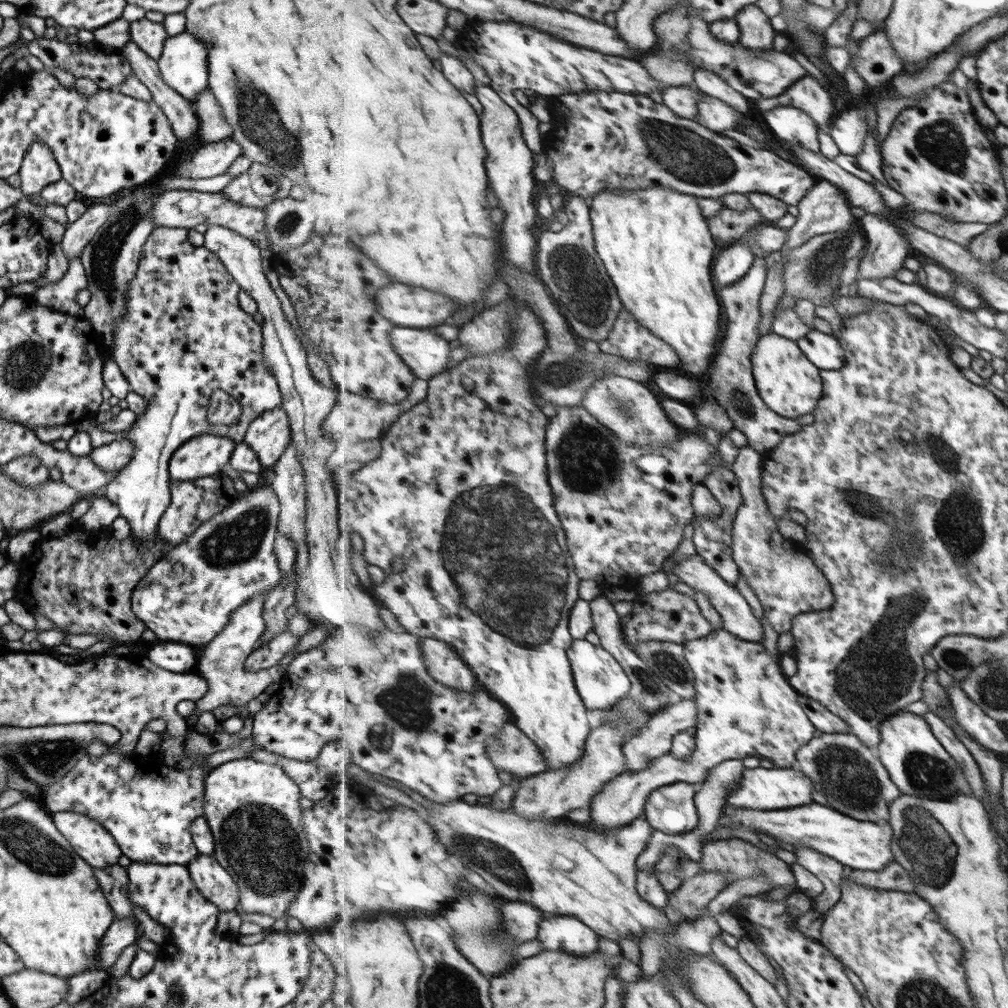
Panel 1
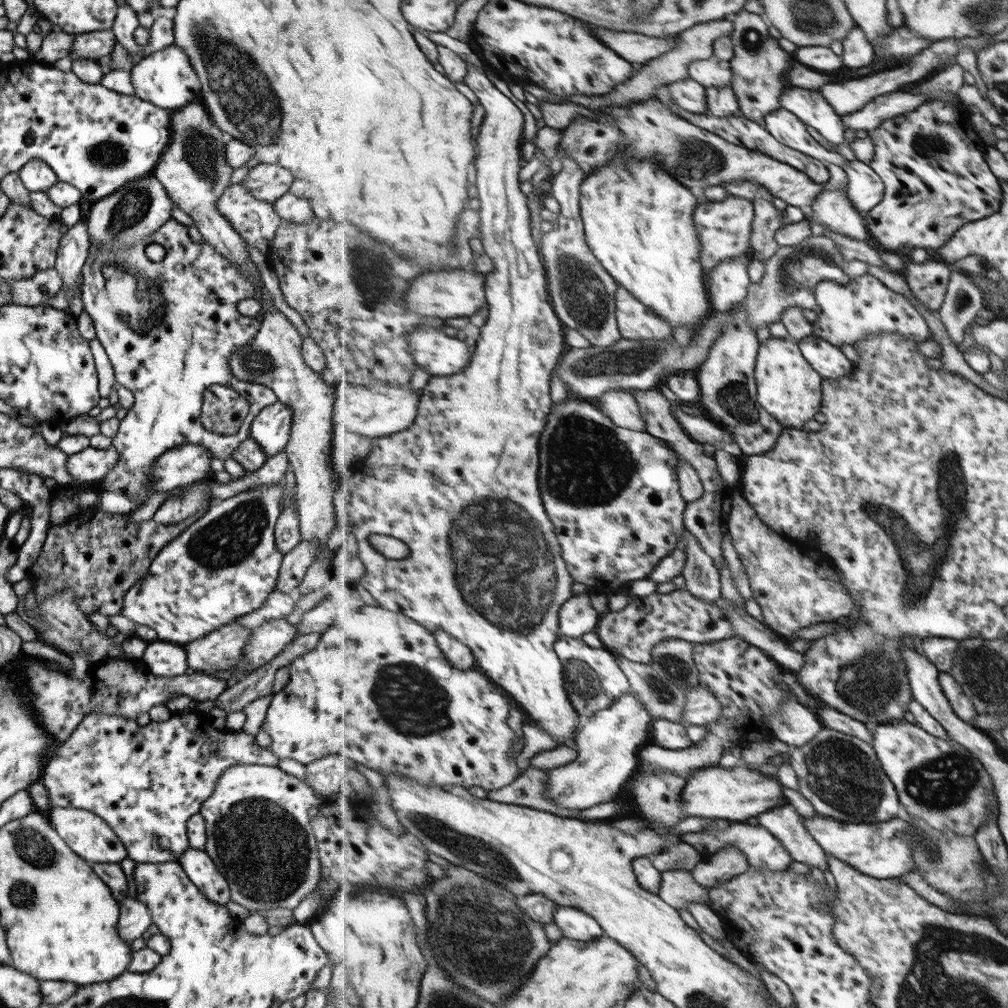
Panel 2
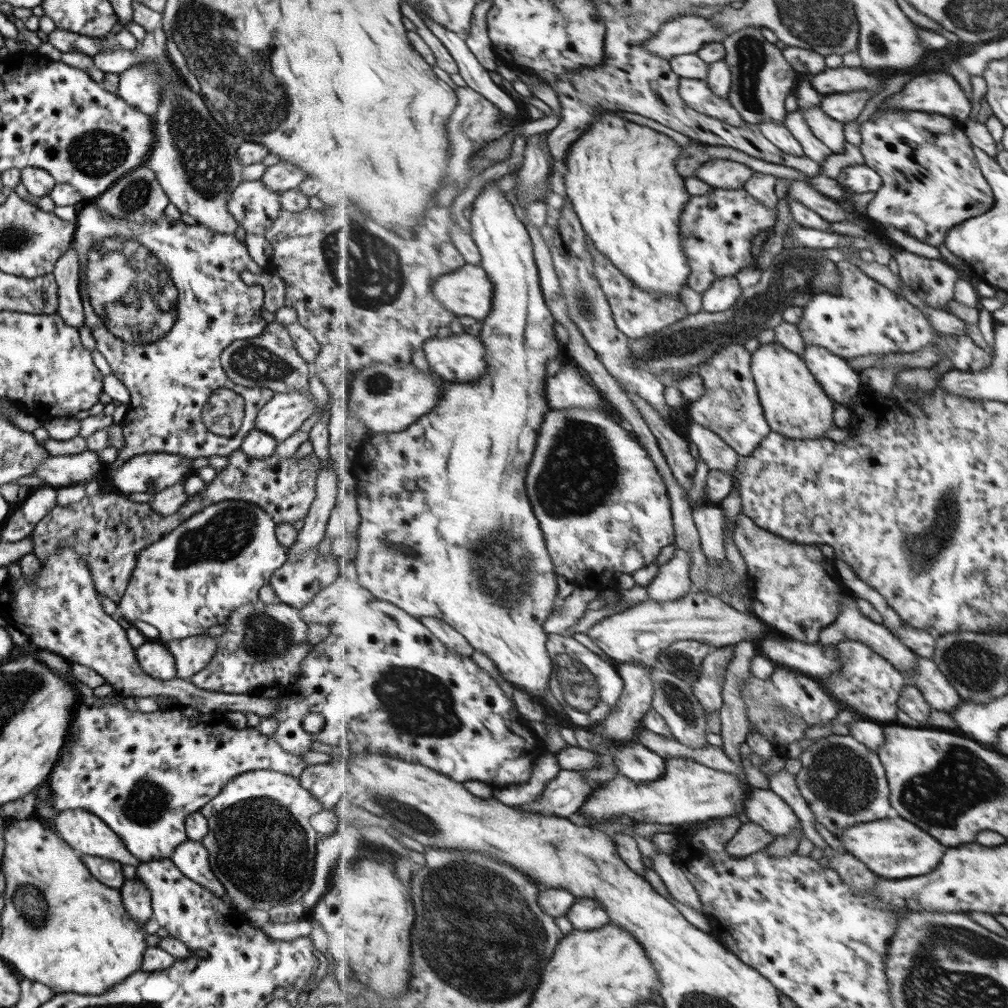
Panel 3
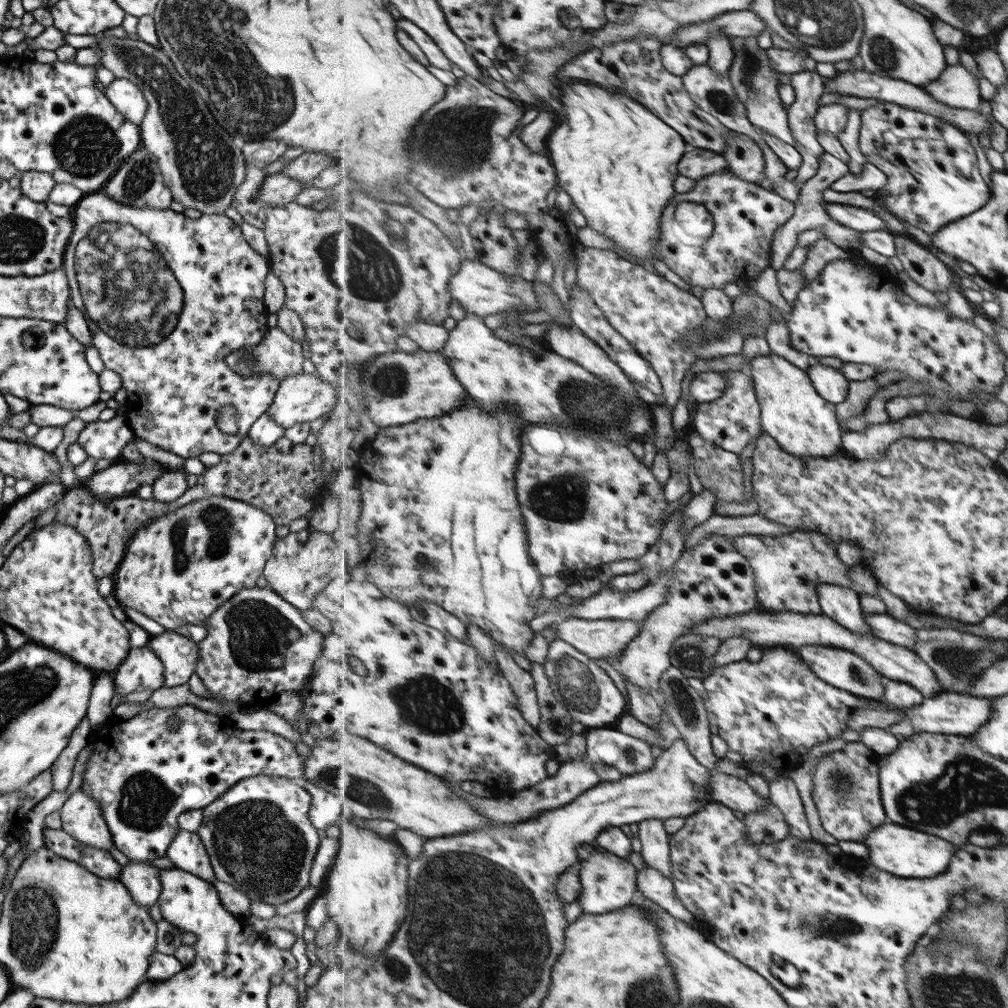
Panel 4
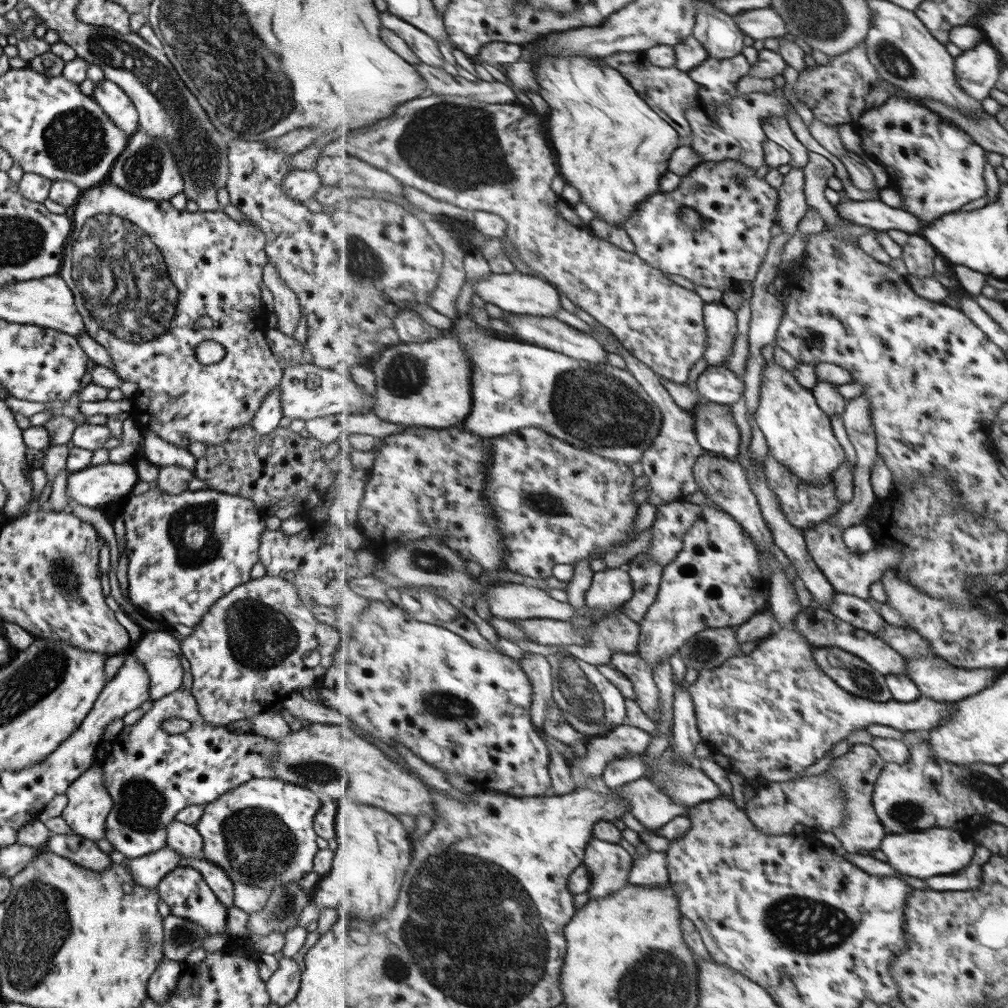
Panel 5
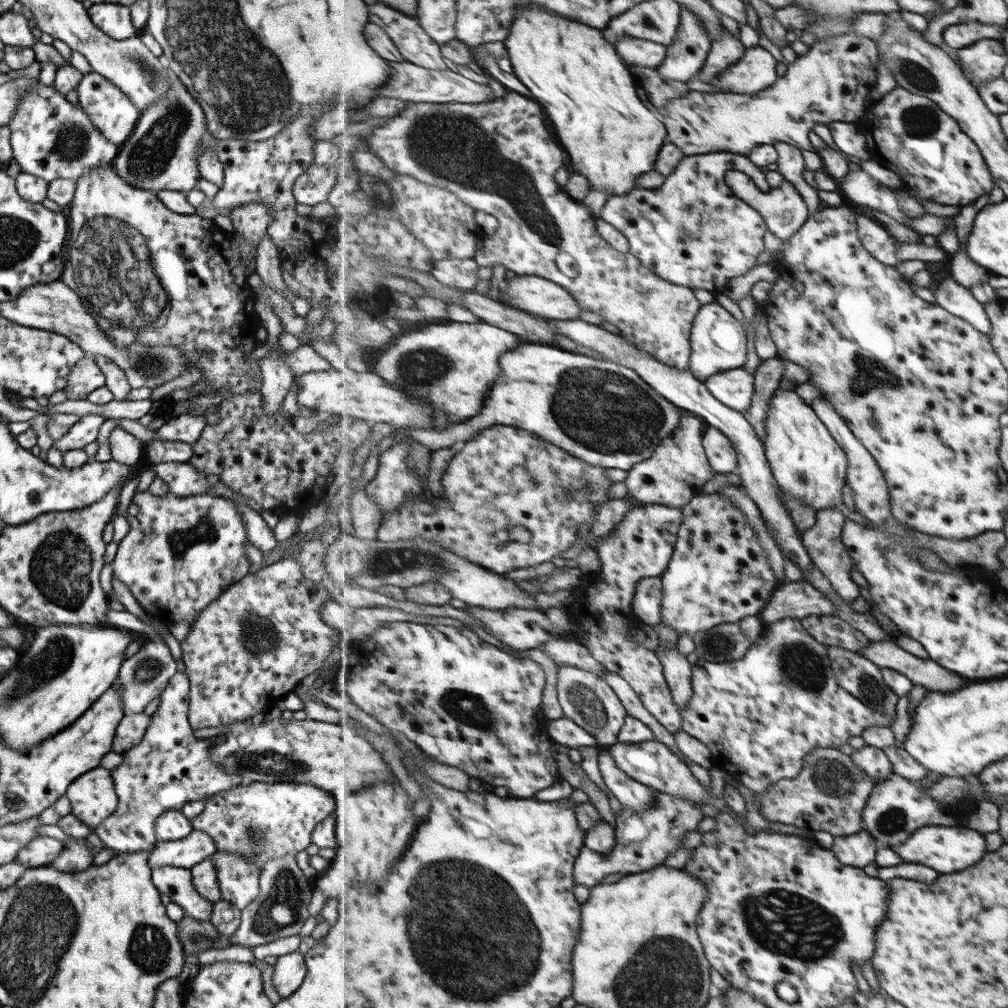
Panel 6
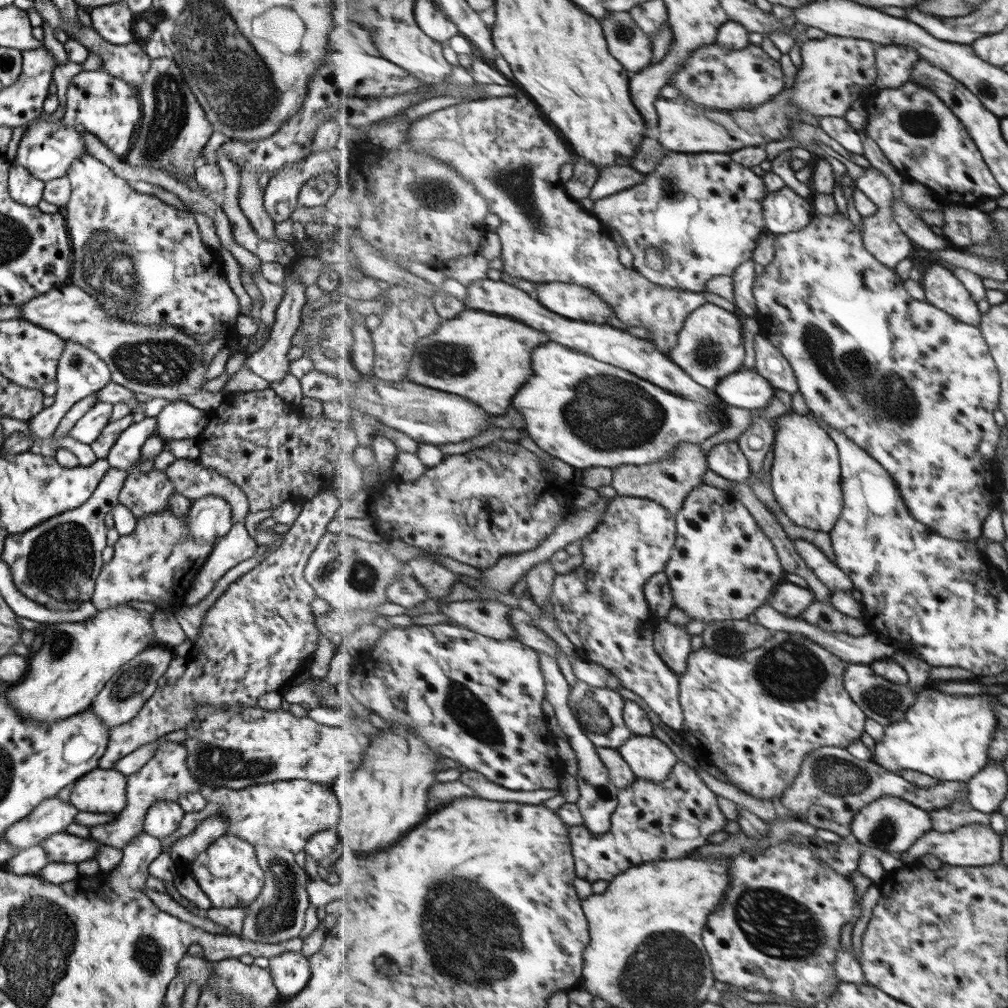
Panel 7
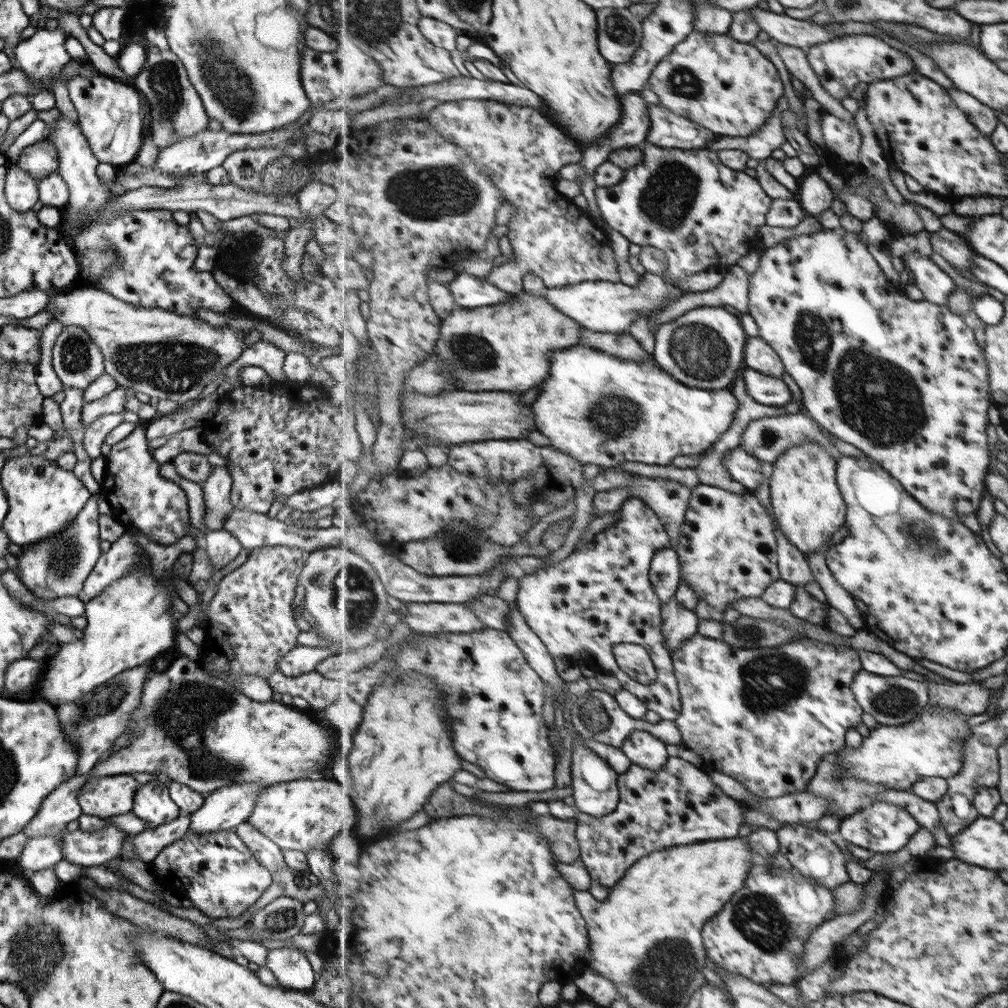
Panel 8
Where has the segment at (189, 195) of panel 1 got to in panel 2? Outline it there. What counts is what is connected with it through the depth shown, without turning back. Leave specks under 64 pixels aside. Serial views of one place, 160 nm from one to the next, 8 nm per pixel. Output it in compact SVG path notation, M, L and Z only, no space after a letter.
M239 183L219 196L215 208L246 244L265 254L281 221L272 203L251 197Z

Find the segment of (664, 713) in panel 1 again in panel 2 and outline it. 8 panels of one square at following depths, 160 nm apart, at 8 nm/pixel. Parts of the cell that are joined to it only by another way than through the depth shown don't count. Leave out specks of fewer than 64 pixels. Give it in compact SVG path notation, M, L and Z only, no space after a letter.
M698 684L687 690L682 719L686 725L706 726L722 717L721 701L706 686Z

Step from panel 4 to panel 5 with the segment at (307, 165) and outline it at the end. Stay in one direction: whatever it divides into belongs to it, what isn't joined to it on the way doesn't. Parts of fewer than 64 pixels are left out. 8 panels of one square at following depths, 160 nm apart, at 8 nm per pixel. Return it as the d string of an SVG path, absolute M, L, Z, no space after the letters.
M423 96L410 100L399 107L393 117L379 121L373 127L334 135L324 142L324 147L329 154L360 158L429 197L465 210L499 214L508 222L506 237L527 266L557 286L600 325L609 328L658 375L685 384L691 368L704 358L708 347L706 303L696 291L675 284L665 272L653 268L636 252L626 252L608 241L597 239L573 205L553 191L552 183L560 174L560 166L548 138L543 136L541 124L544 123L537 113L518 102L487 104L464 96Z

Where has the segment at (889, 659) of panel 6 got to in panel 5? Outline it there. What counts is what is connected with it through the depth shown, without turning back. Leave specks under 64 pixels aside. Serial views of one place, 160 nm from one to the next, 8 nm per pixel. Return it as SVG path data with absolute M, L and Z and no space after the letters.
M937 656L921 657L921 659L905 658L905 660L907 660L907 672L922 690L923 696L927 695L939 702L959 702L964 698L979 694L982 690L993 686L1004 672L995 670L995 668L991 668L991 670L987 670L987 668L965 670L953 666Z

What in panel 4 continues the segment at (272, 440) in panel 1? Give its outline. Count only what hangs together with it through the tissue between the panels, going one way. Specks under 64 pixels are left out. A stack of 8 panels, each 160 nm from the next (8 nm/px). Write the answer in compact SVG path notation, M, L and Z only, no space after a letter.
M306 366L301 374L286 376L283 380L278 381L277 390L266 413L275 424L283 429L300 422L315 425L327 417L332 406L340 398L340 393L339 388L334 388L328 382L323 382L315 370Z

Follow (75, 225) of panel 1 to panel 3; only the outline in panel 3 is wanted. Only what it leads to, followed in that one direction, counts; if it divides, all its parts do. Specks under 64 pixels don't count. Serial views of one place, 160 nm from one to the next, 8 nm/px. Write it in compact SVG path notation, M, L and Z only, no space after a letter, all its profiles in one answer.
M73 246L56 258L51 274L56 282L56 313L64 324L79 330L84 325L84 310L78 293L82 262Z

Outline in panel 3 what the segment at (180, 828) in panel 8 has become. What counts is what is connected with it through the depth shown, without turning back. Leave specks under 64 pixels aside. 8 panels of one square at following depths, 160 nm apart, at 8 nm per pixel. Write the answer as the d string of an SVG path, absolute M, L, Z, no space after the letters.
M267 769L235 775L223 785L215 798L198 810L208 826L207 834L200 843L207 851L211 872L233 902L231 906L238 907L241 912L251 909L268 911L271 906L285 906L300 900L311 884L314 871L318 835L308 820L321 811L317 801L295 777Z

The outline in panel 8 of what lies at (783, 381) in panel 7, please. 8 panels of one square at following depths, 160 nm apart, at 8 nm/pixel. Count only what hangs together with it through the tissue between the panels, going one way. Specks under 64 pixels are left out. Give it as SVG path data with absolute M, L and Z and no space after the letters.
M761 336L751 337L746 344L747 368L767 376L783 378L786 366L779 353Z

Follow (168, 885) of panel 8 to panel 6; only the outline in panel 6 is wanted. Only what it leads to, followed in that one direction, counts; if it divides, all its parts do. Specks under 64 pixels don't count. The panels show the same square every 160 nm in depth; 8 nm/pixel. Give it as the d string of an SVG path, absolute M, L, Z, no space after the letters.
M215 852L210 858L217 869L221 899L242 909L259 896L259 869L254 864L232 852Z

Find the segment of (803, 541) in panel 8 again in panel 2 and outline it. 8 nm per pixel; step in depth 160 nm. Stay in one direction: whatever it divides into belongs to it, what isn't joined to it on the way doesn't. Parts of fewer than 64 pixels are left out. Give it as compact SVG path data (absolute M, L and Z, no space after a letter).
M769 337L762 342L756 363L758 399L786 428L802 429L805 423L820 419L822 412L822 379L819 372L803 356L797 342Z

